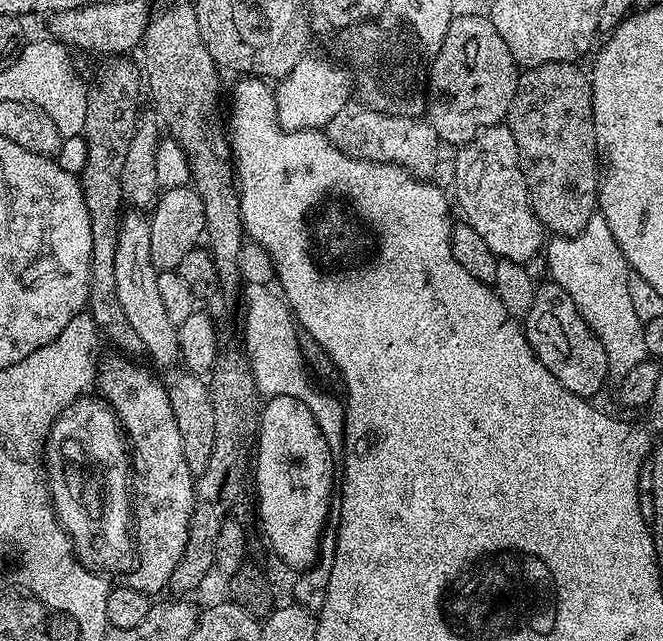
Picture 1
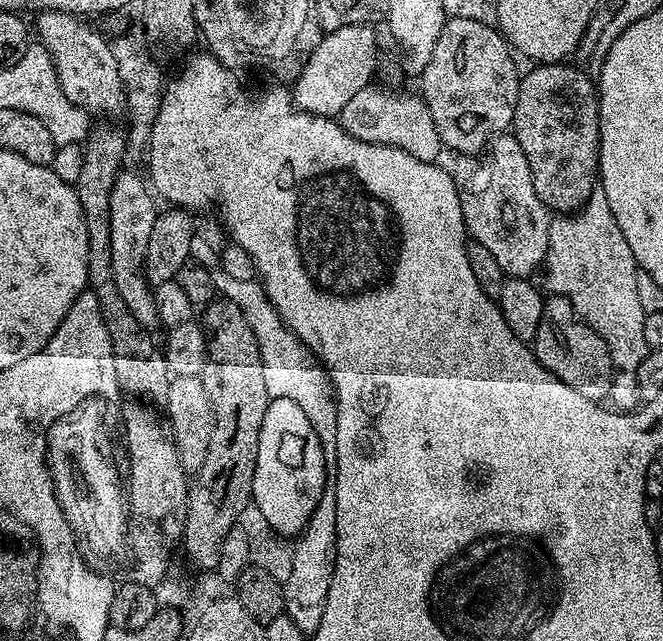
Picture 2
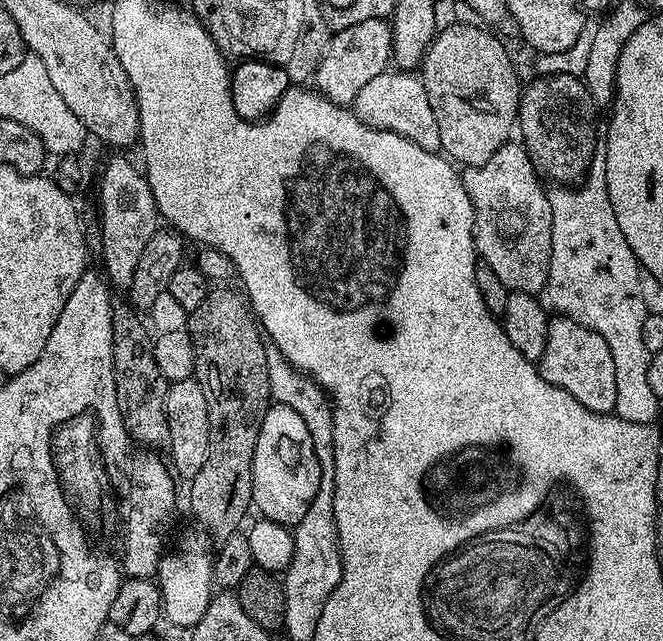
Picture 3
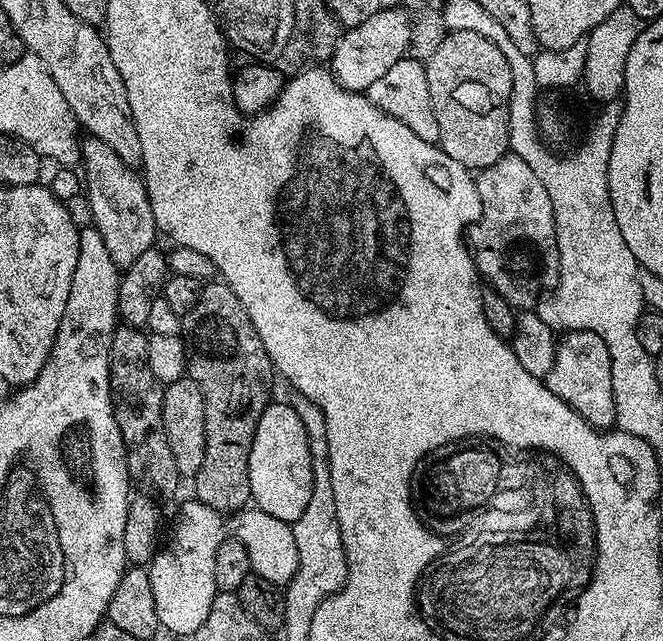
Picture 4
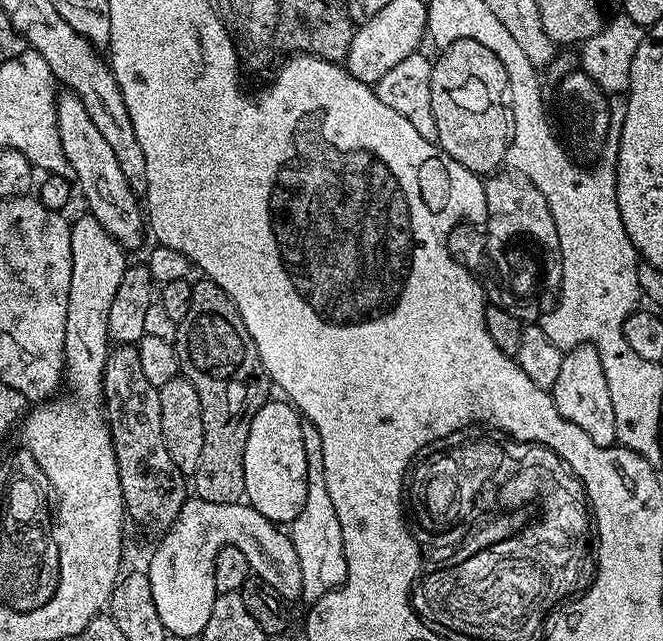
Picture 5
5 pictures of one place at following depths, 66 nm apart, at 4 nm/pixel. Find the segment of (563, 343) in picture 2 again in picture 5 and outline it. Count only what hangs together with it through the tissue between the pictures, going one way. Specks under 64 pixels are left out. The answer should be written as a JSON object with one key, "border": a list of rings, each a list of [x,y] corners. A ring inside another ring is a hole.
{"border":[[[576,345],[564,352],[562,370],[550,389],[550,395],[558,414],[562,414],[564,420],[574,422],[574,426],[582,429],[594,441],[594,446],[610,448],[617,443],[610,389],[607,386],[606,373],[602,370],[598,350],[594,345]]]}

